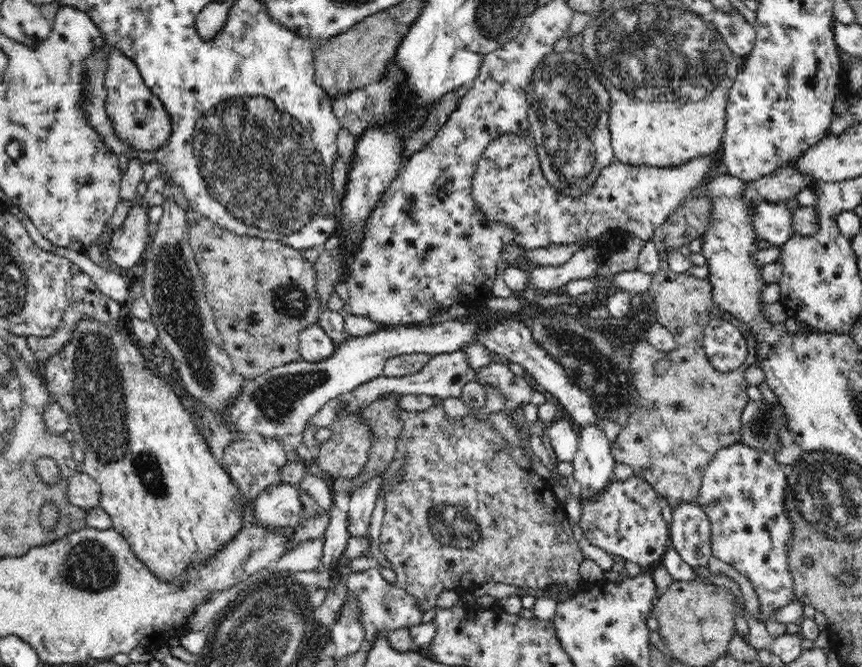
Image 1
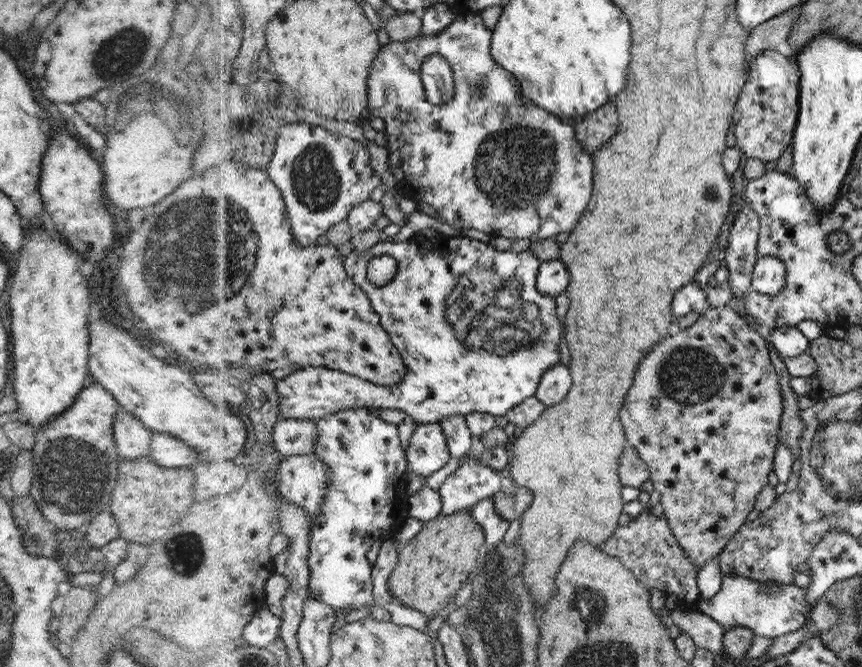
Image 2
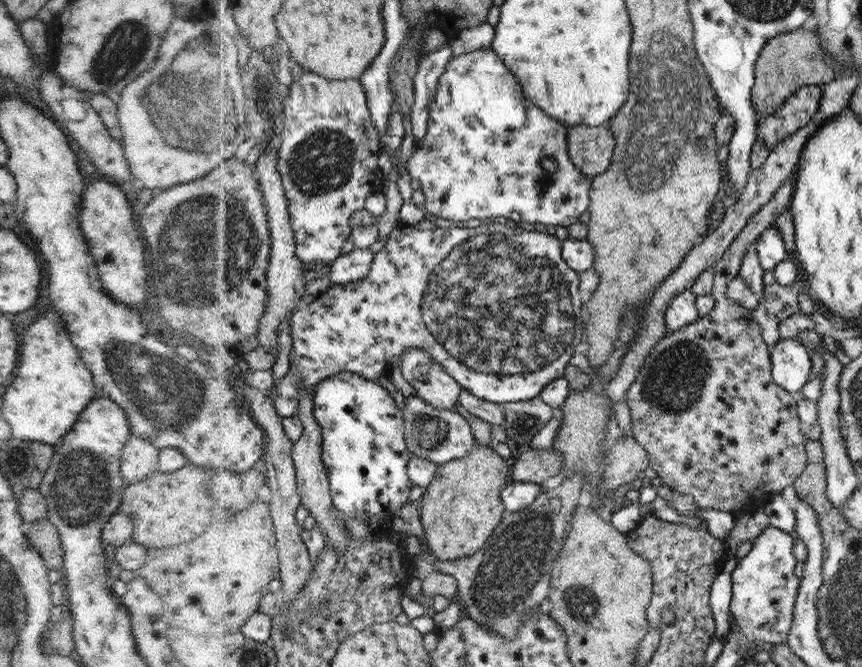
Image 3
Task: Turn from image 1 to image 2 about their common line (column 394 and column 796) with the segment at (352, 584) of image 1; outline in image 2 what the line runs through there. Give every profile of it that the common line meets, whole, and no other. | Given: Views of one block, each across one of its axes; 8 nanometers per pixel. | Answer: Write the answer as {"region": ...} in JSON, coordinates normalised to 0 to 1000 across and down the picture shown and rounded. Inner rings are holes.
{"region":[[[840,861],[835,885],[823,898],[812,895],[806,912],[807,918],[825,924],[841,945],[863,940],[894,958],[926,945],[939,924],[939,903],[933,883],[922,876],[887,876],[855,861]]]}

